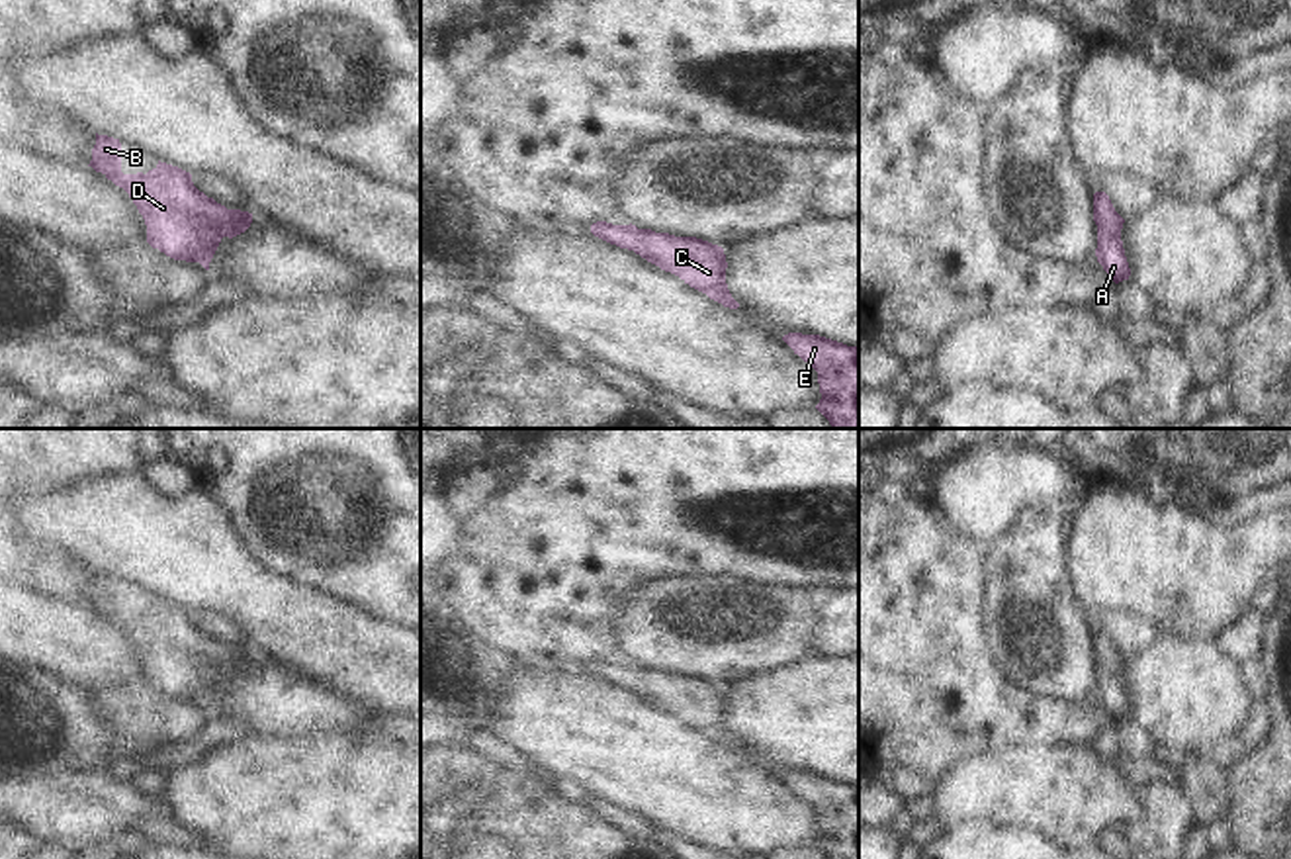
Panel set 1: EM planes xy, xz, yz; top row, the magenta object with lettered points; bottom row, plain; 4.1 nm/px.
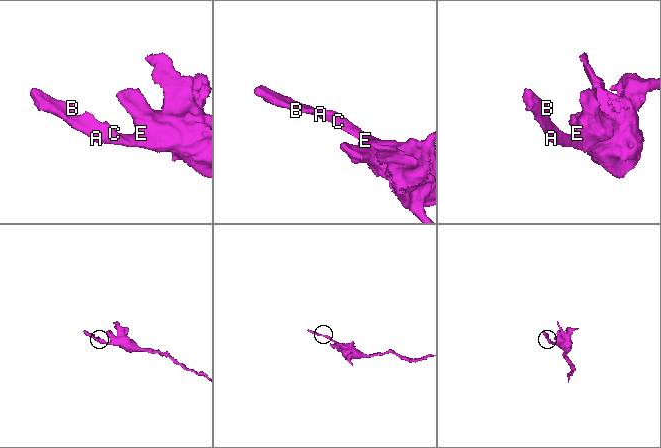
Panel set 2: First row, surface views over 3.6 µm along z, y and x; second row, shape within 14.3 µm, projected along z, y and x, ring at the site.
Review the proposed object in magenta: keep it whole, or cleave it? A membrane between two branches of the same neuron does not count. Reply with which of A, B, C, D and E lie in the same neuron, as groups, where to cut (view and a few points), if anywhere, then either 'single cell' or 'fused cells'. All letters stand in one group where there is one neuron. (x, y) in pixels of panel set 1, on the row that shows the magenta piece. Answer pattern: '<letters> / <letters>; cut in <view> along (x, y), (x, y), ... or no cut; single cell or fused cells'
A B C D E; no cut; single cell

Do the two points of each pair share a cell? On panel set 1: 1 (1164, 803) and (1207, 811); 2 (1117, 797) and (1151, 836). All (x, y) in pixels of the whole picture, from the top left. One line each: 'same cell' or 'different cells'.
1: different cells
2: different cells

